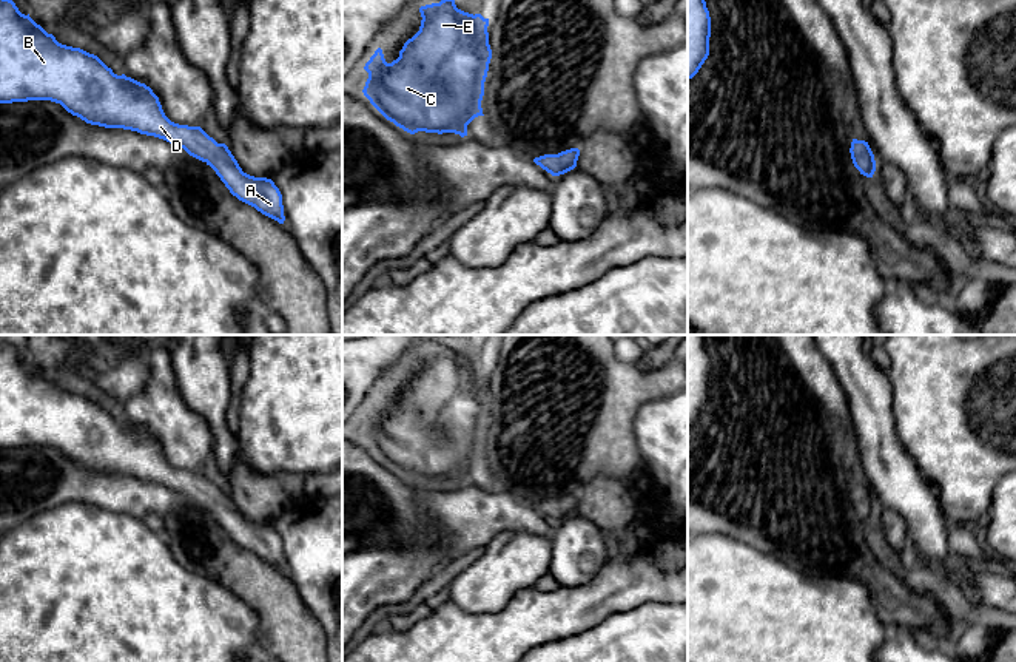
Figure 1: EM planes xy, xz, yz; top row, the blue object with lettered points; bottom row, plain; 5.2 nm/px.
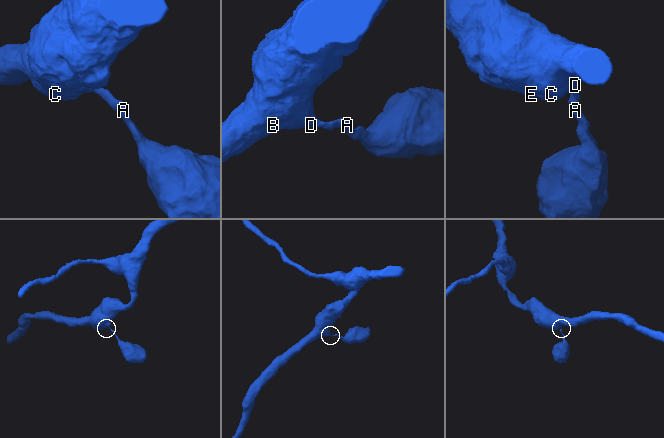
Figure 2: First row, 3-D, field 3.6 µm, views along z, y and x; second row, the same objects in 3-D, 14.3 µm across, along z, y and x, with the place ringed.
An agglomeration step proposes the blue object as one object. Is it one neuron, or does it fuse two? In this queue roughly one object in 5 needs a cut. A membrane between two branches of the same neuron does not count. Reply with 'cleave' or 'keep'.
keep

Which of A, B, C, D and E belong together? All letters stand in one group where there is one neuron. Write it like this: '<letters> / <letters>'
A B C D E

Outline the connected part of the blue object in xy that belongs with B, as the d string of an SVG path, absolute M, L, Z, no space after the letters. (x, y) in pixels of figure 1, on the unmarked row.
M0 343L0 449L28 446L51 446L86 469L131 475L177 491L210 511L239 546L279 569L285 566L282 540L271 525L244 518L225 489L217 489L200 472L171 468L150 432L114 420L94 400L59 389L29 360L22 360L12 346Z

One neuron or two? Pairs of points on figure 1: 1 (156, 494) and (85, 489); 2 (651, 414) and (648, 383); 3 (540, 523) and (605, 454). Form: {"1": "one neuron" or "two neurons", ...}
{"1": "one neuron", "2": "two neurons", "3": "two neurons"}

